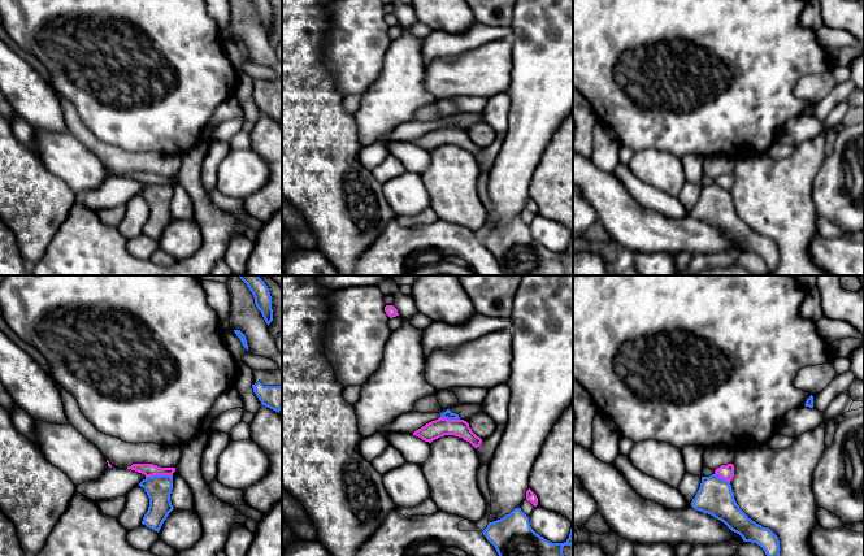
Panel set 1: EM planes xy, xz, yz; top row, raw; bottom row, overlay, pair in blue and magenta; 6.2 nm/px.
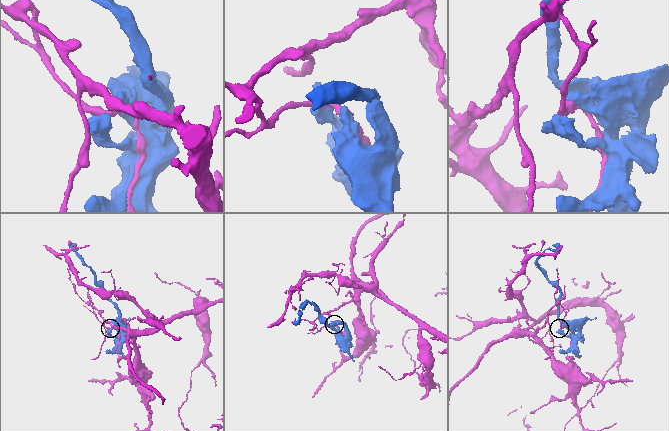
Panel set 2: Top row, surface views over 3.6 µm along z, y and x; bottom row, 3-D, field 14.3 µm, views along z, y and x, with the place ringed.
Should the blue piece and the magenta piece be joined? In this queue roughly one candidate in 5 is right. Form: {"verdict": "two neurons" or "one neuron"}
{"verdict": "two neurons"}

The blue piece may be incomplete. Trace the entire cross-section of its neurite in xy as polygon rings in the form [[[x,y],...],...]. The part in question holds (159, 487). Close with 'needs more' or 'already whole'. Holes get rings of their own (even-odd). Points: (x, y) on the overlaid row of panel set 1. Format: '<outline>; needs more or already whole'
[[[146,477],[139,483],[139,486],[144,488],[149,498],[149,507],[143,517],[142,524],[159,533],[164,521],[174,509],[170,501],[170,494],[173,490],[173,477]]]; already whole

